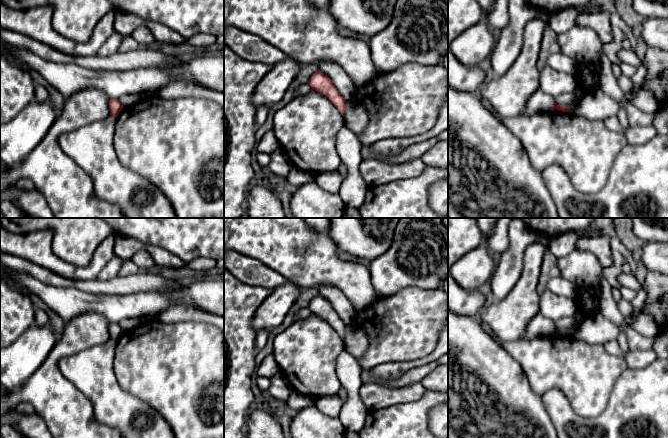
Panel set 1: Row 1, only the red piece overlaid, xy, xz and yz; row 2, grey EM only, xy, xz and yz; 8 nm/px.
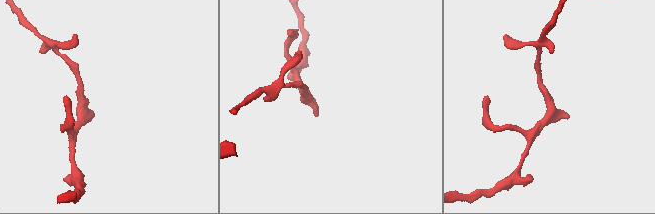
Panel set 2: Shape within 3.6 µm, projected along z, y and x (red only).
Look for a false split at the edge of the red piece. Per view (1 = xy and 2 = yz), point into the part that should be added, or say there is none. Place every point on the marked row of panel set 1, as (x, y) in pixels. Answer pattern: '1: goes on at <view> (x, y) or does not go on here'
1: does not go on here
2: does not go on here

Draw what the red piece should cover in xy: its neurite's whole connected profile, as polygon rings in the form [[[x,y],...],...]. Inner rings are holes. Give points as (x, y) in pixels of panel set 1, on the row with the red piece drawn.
[[[110,98],[109,100],[110,116],[117,118],[122,109],[123,106],[121,105],[118,99]]]

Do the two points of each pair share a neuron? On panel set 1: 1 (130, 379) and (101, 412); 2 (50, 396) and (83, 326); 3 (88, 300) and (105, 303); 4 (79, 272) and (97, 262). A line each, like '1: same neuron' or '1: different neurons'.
1: different neurons
2: same neuron
3: same neuron
4: same neuron

